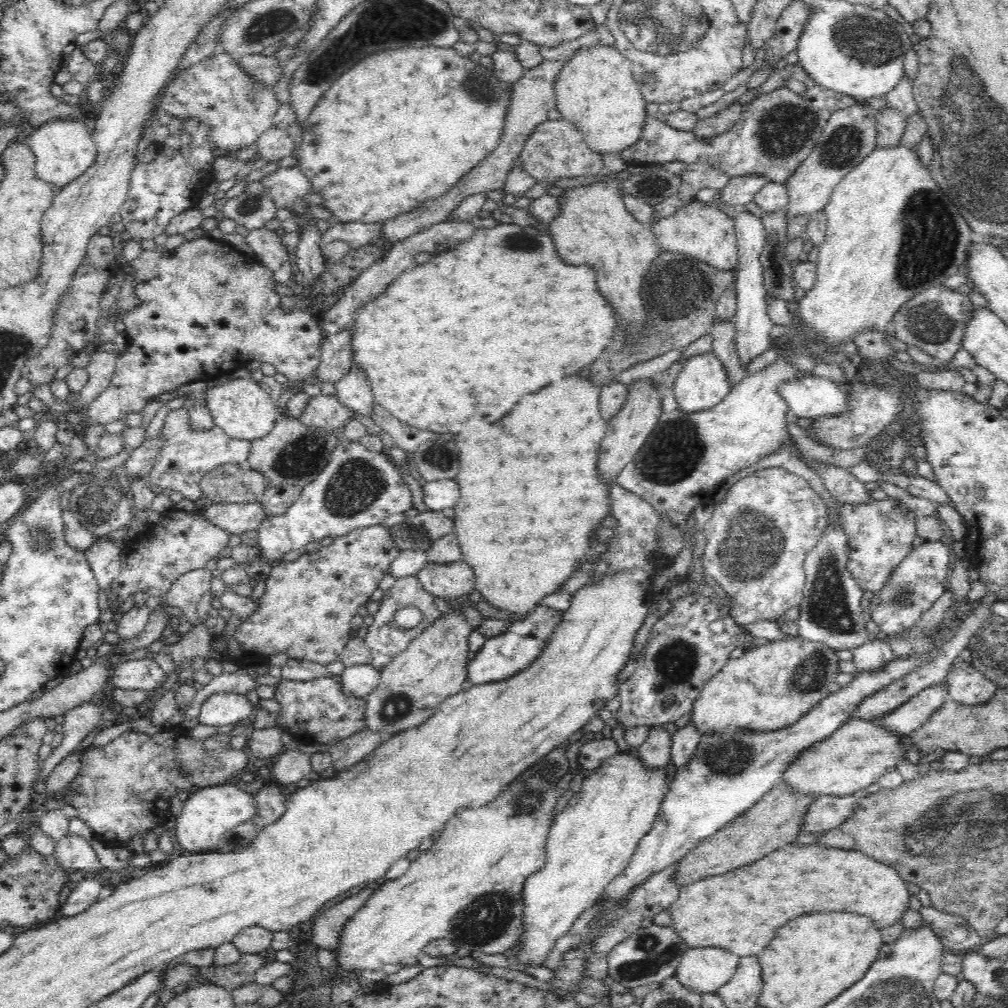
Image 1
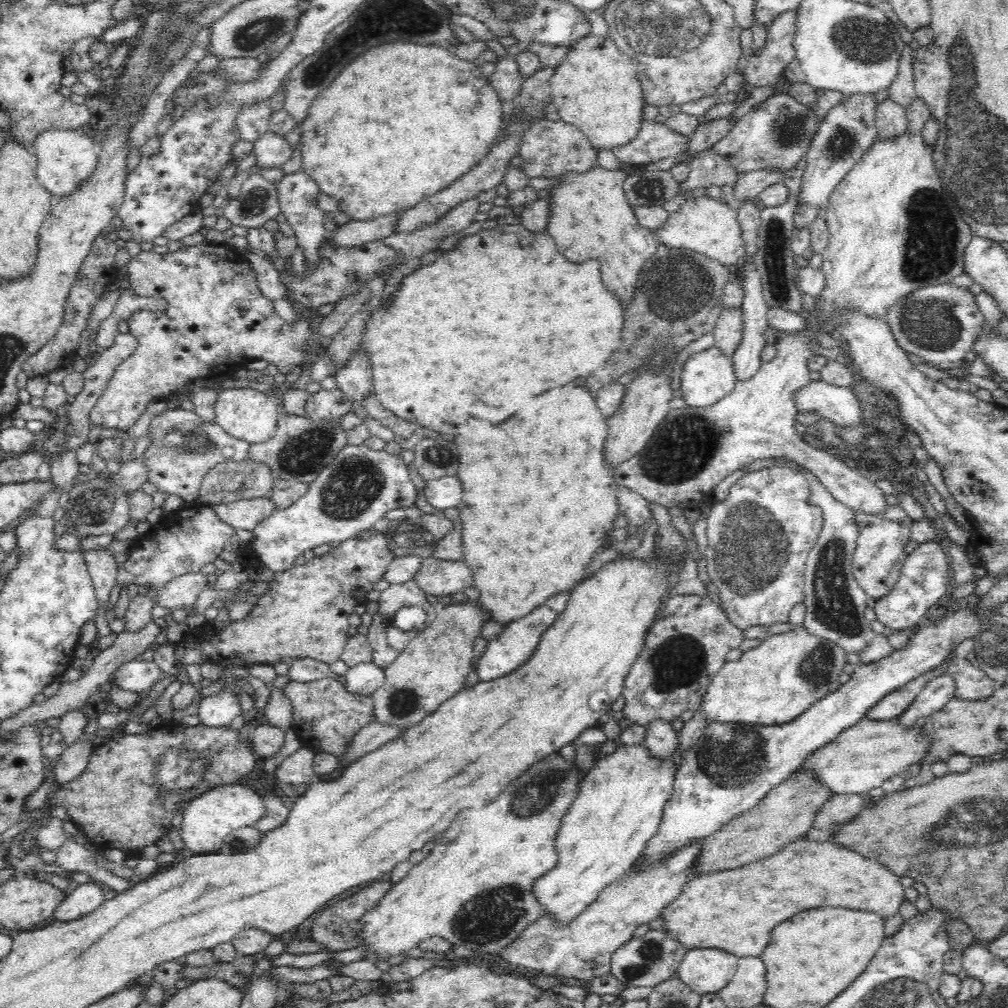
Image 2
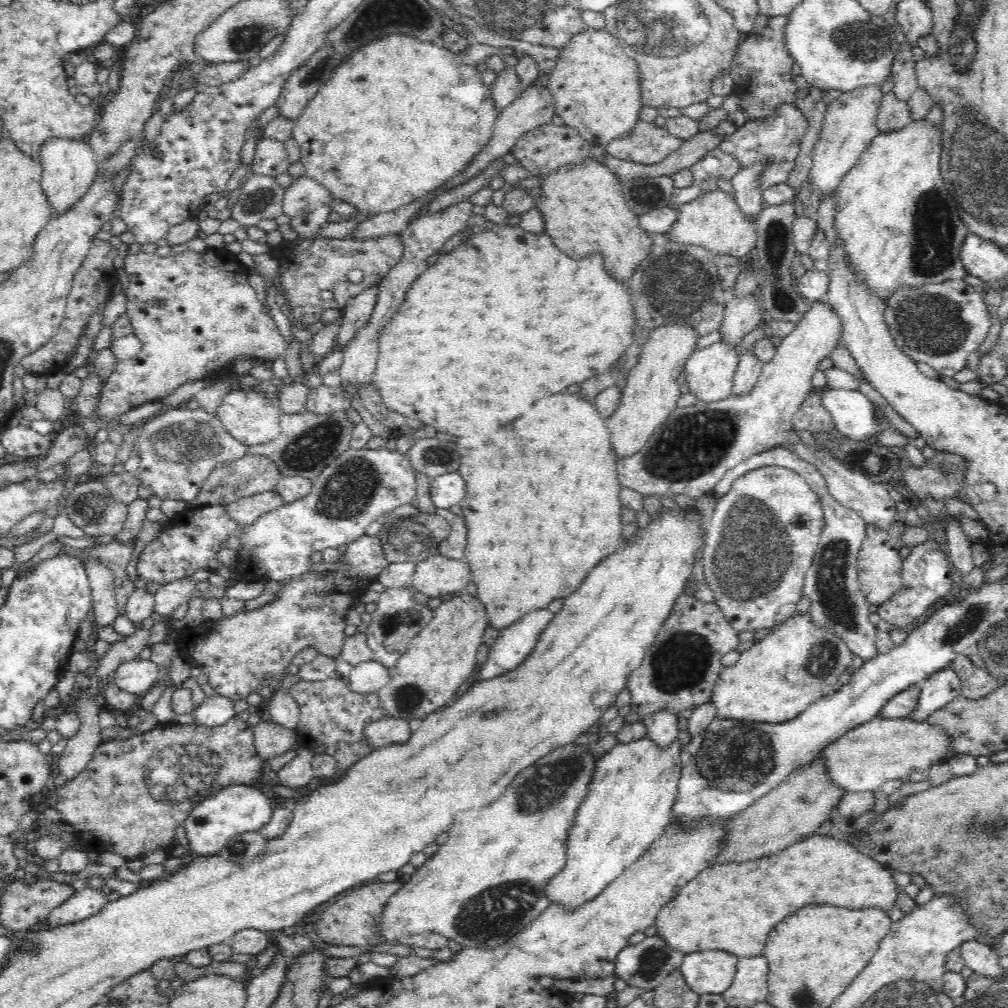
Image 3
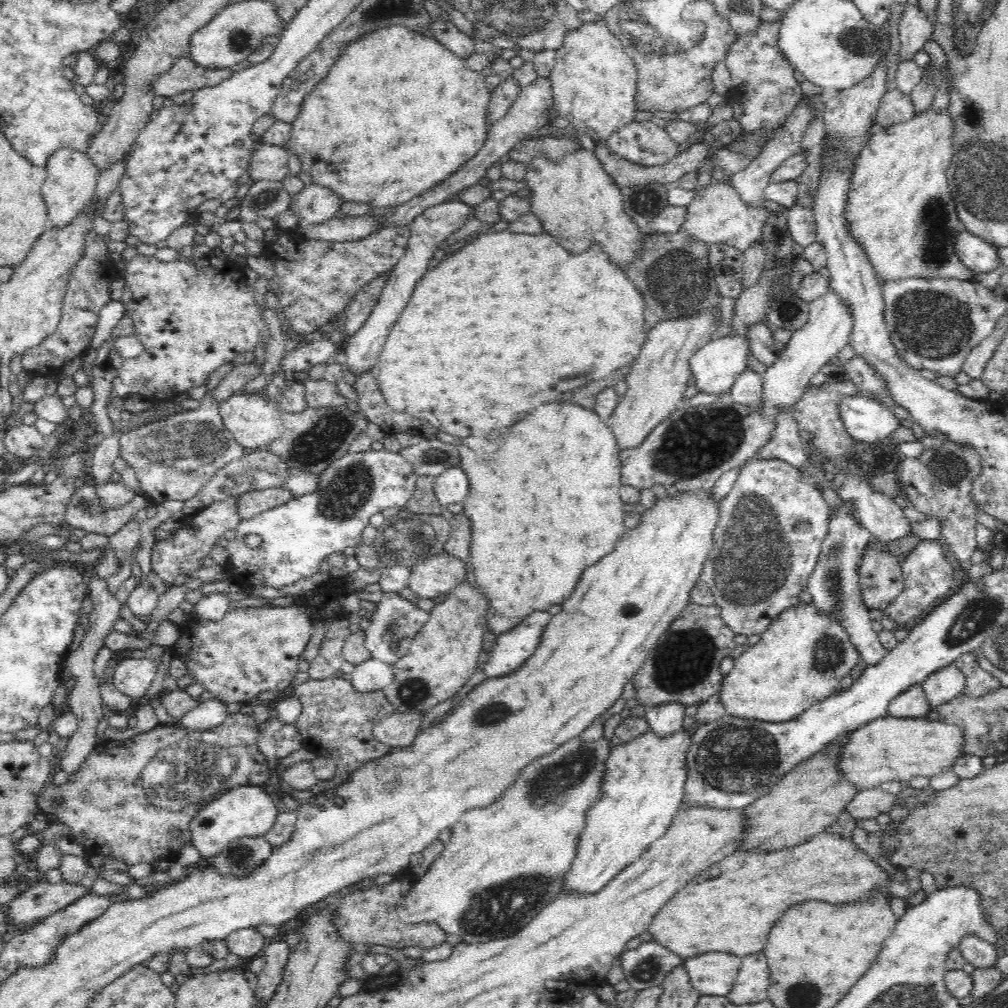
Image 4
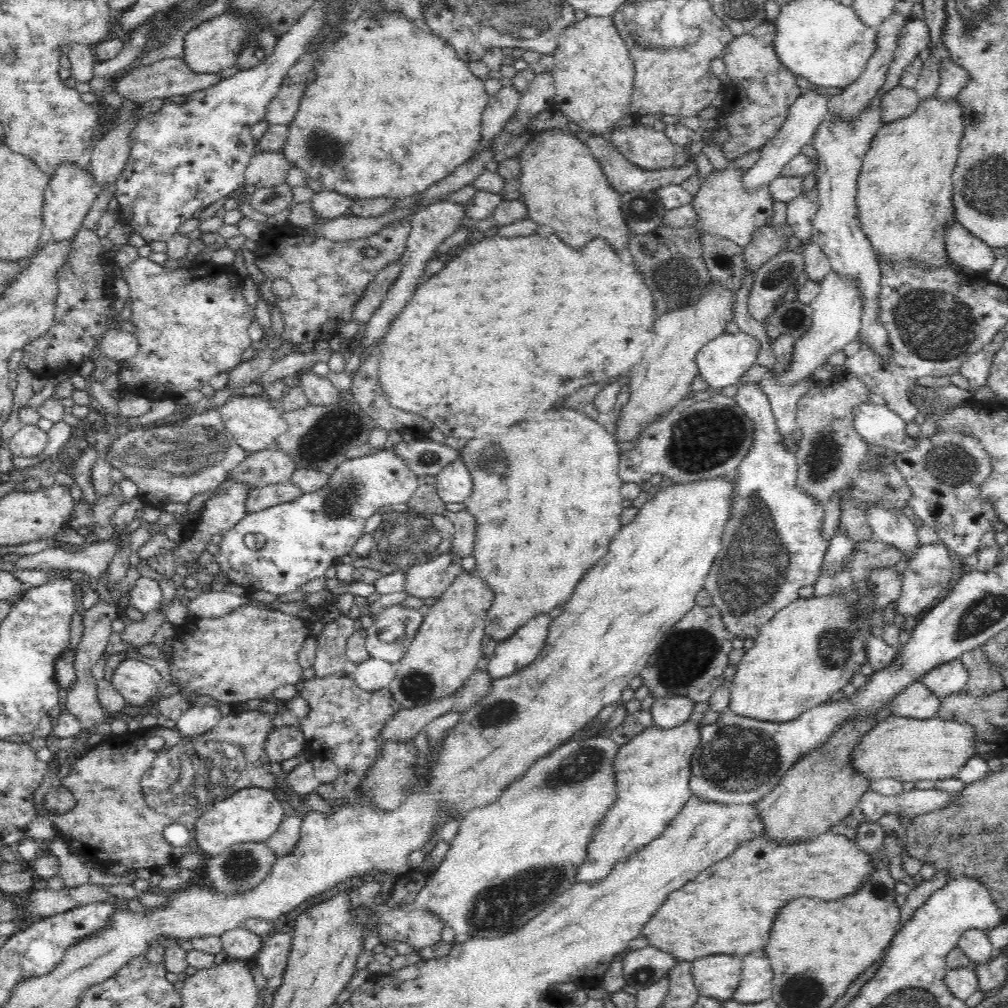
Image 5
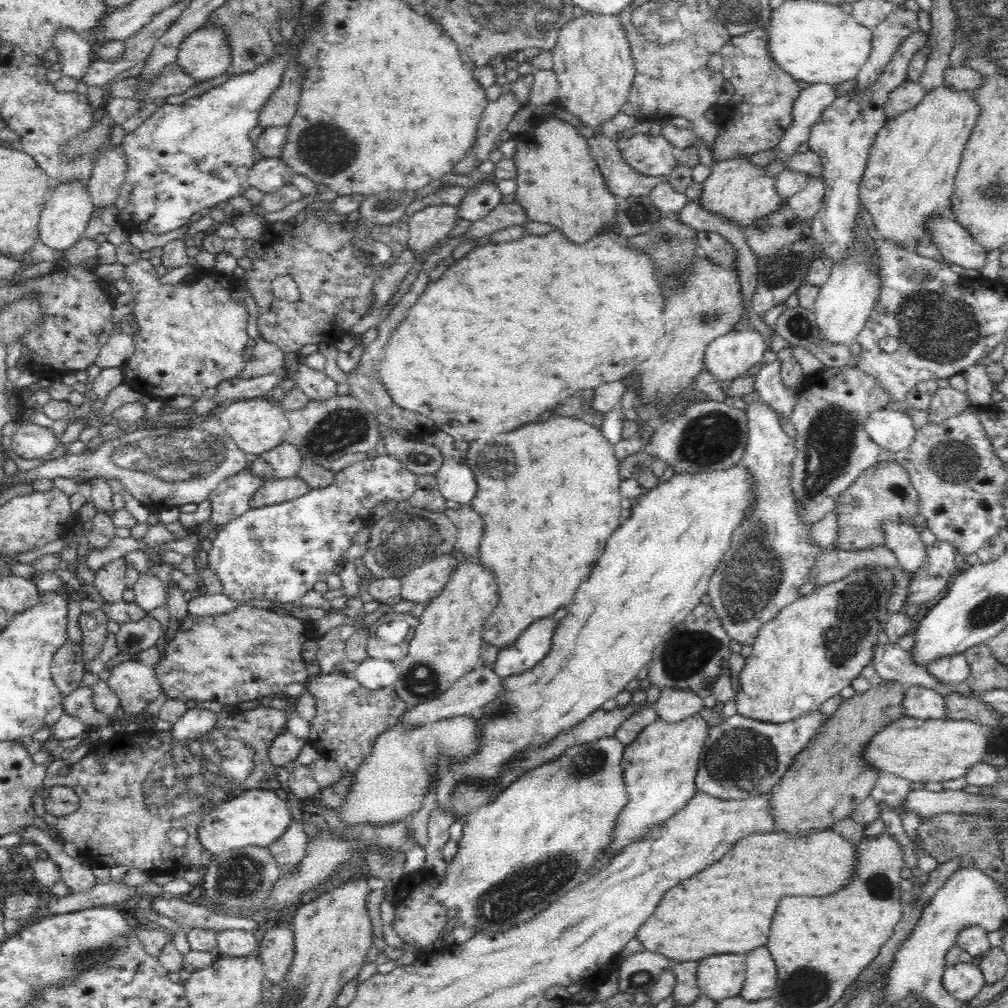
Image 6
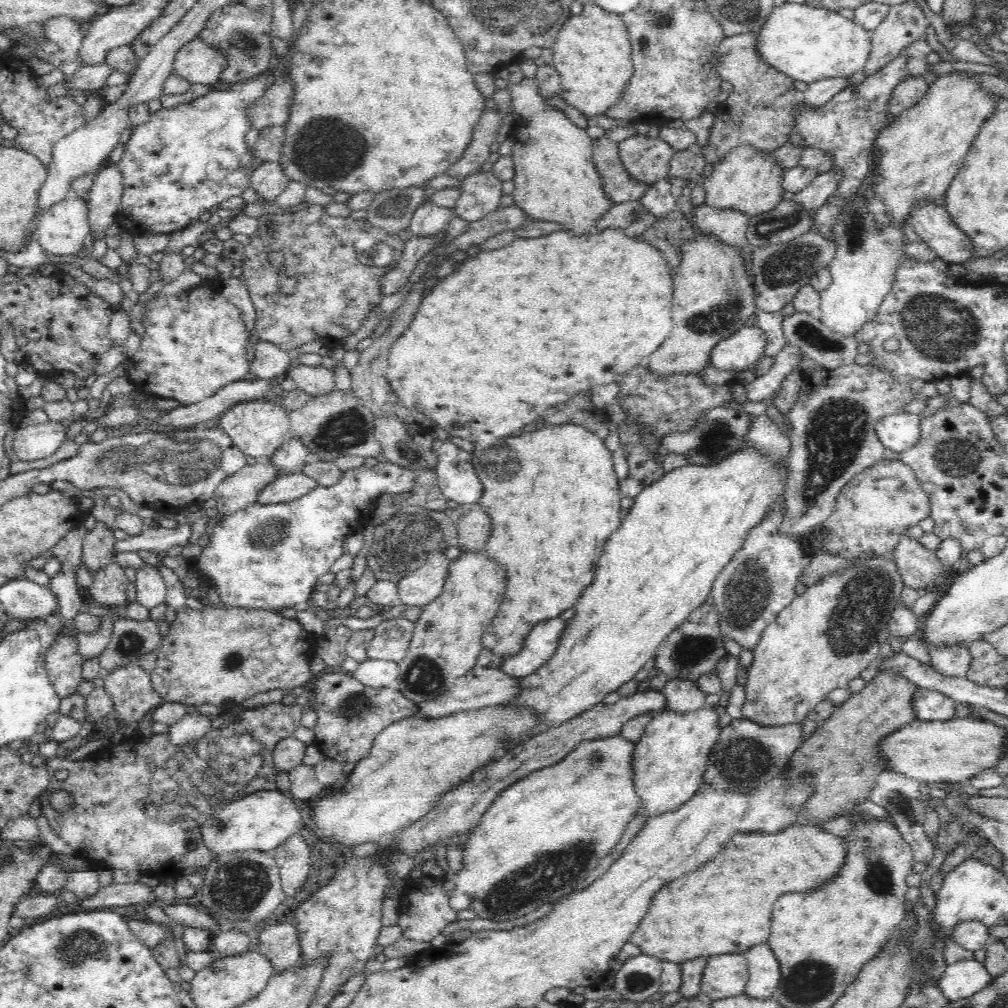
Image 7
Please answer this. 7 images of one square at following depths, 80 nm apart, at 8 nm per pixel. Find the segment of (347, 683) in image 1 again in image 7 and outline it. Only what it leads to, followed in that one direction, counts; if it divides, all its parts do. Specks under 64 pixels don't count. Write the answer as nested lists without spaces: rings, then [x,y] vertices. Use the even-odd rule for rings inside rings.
[[[365,660],[352,674],[355,680],[374,689],[393,687],[399,680],[399,664],[387,660]]]

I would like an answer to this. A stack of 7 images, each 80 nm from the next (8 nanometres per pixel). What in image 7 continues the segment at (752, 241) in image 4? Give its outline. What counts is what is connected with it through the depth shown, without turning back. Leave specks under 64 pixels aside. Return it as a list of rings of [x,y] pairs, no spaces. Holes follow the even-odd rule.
[[[752,145],[737,146],[714,165],[710,177],[701,181],[705,191],[705,205],[735,210],[746,214],[749,218],[766,214],[777,208],[783,200],[782,174],[785,169],[772,159],[768,159],[768,152],[758,151]]]

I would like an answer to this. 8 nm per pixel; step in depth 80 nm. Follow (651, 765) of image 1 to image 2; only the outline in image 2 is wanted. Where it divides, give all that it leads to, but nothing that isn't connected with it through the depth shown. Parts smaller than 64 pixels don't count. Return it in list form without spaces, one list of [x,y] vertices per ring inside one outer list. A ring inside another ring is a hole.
[[[655,720],[646,726],[645,746],[654,759],[666,760],[676,750],[678,734],[670,721]]]

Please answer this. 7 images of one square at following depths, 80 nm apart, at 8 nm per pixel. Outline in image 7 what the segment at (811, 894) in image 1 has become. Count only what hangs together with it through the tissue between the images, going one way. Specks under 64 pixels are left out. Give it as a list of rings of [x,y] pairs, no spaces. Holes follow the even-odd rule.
[[[792,824],[777,833],[738,833],[712,862],[700,866],[672,884],[664,886],[652,902],[650,912],[640,922],[632,942],[646,954],[663,961],[683,963],[718,954],[740,954],[756,944],[764,944],[770,936],[770,918],[774,902],[786,892],[810,892],[836,878],[848,856],[845,839],[812,824]]]

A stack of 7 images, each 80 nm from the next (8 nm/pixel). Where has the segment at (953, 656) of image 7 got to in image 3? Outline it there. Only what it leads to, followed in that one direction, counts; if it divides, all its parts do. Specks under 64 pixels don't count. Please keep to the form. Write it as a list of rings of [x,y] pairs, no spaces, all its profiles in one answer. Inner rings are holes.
[[[949,668],[937,671],[921,684],[921,694],[916,709],[908,716],[914,722],[927,722],[927,719],[961,697],[962,684],[956,671]]]

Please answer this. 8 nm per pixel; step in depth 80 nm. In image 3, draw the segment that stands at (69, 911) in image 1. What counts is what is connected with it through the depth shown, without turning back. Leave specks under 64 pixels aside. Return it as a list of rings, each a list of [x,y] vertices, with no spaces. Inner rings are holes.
[[[84,886],[75,890],[74,894],[60,906],[56,906],[49,914],[48,922],[51,925],[64,925],[72,922],[80,922],[88,918],[108,904],[106,894],[100,889]]]

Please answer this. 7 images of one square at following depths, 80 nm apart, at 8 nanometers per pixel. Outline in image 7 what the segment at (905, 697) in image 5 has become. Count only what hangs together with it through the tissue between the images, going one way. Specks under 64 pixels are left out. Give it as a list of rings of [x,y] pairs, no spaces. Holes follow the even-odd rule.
[[[917,688],[913,697],[913,710],[922,721],[955,719],[955,701],[936,690]]]

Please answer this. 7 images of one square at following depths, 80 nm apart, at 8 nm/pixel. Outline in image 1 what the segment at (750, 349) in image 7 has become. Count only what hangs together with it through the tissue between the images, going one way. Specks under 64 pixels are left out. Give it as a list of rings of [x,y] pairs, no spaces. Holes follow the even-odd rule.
[[[712,352],[690,357],[672,386],[677,408],[686,413],[710,410],[730,391],[726,369]]]

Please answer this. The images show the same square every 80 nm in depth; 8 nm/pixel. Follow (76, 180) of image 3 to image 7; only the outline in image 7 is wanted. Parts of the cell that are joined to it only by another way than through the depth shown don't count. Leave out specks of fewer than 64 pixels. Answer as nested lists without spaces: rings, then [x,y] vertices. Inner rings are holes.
[[[71,190],[65,200],[46,209],[35,231],[35,238],[41,248],[58,256],[78,255],[83,250],[84,239],[91,232],[88,212],[90,212],[88,201],[78,197],[78,192],[75,190]]]

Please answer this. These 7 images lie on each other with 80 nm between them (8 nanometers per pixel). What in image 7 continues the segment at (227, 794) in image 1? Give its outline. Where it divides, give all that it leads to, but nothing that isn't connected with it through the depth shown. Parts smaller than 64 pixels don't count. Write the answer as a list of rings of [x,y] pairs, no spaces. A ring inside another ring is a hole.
[[[256,790],[236,802],[216,806],[208,812],[208,821],[201,826],[202,842],[215,854],[242,852],[256,849],[269,852],[286,842],[302,828],[300,812],[293,797],[280,790]]]

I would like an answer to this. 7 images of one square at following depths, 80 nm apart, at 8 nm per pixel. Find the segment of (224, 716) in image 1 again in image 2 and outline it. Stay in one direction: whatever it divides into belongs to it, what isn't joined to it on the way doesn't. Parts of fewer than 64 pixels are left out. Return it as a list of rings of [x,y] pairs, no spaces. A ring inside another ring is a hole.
[[[220,692],[201,700],[198,717],[200,724],[210,728],[220,728],[226,727],[235,718],[244,714],[238,695]]]

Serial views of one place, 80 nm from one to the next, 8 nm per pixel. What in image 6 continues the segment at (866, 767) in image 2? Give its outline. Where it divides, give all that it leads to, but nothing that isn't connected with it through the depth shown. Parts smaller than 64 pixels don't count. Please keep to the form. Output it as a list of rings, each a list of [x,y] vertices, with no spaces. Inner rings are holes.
[[[900,716],[892,720],[885,728],[882,728],[873,736],[871,742],[864,747],[862,759],[876,769],[878,774],[890,773],[908,782],[944,782],[960,778],[968,772],[970,766],[980,762],[980,756],[988,753],[987,730],[980,724],[975,724],[970,720],[951,720],[946,718],[921,720]]]

